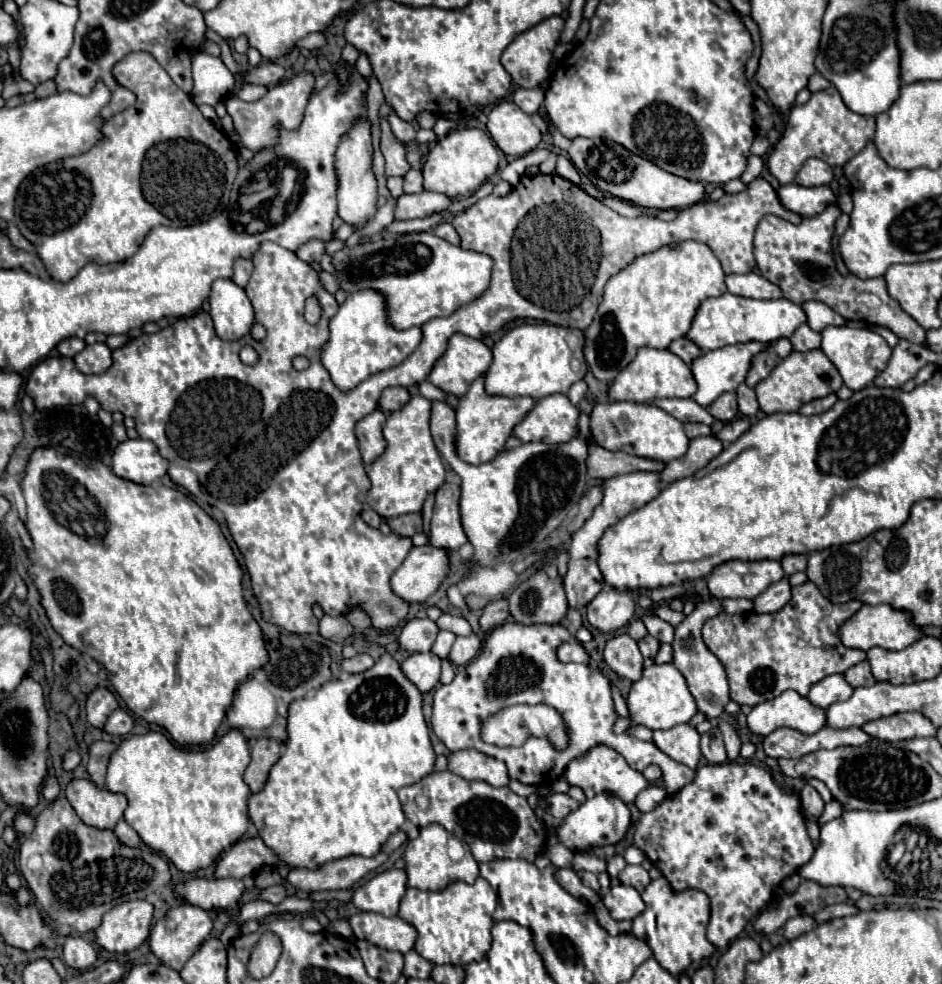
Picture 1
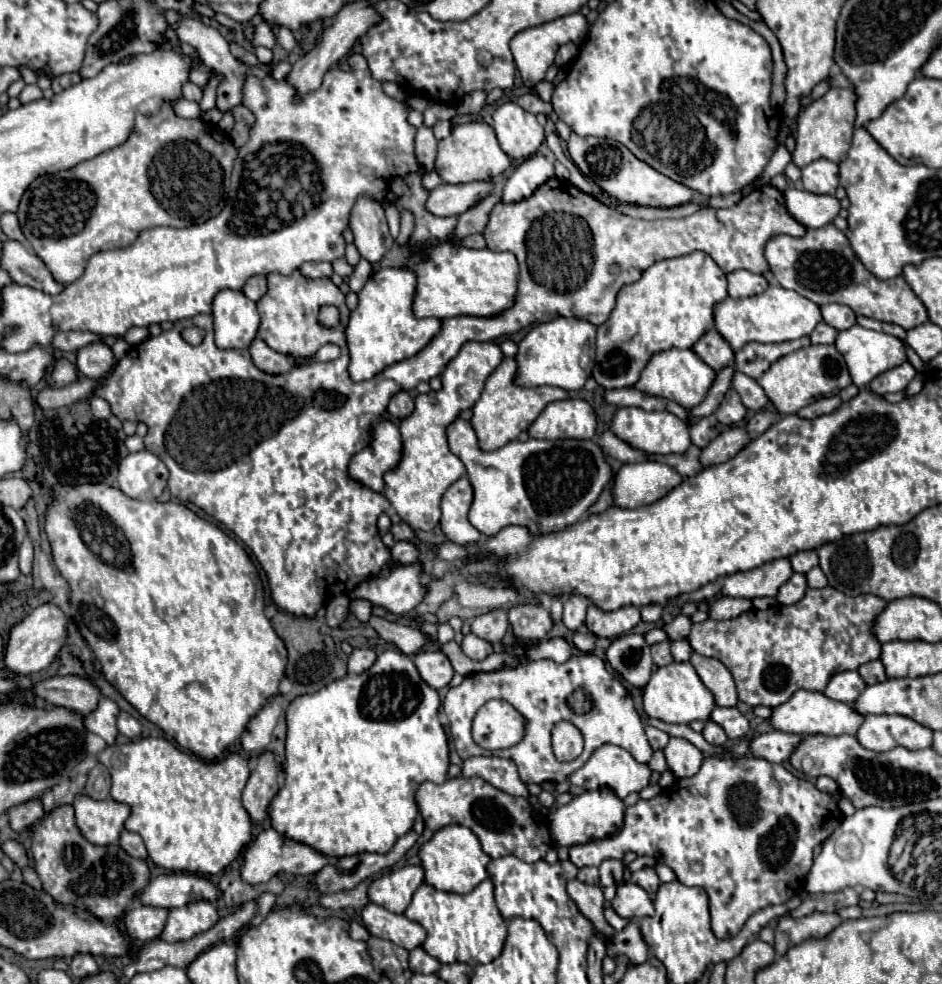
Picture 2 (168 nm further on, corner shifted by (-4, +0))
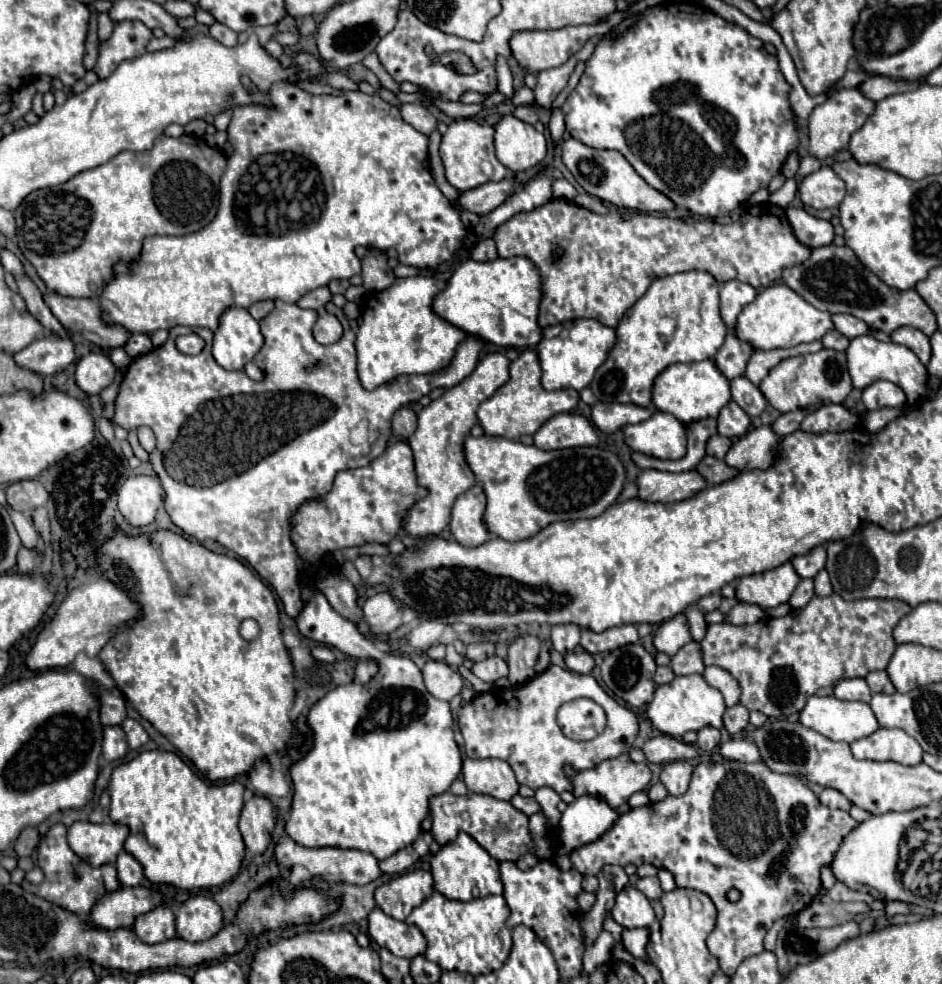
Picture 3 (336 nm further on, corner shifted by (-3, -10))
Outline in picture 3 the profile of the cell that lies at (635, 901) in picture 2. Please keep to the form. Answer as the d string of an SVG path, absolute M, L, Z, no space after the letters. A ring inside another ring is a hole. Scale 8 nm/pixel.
M626 886L618 894L616 906L612 910L612 918L624 928L642 928L642 926L650 926L656 920L652 904L634 886Z

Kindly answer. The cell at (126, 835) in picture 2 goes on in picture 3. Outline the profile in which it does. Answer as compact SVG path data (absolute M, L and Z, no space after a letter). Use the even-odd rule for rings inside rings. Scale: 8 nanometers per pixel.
M124 850L118 854L116 870L118 870L118 880L122 886L140 886L140 882L144 880L144 872L142 872L140 862Z

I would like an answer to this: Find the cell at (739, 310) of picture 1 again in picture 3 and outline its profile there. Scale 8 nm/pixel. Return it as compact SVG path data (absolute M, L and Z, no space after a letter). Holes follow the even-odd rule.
M772 284L764 288L756 296L756 300L740 312L734 334L740 340L752 342L756 350L772 350L772 348L796 346L802 342L820 340L832 328L834 324L830 312L814 308L810 302L806 302L796 290L788 288L786 284Z

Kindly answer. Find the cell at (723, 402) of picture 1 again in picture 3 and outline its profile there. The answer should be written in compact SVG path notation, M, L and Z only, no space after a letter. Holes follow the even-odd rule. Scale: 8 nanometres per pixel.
M734 400L720 410L718 434L726 438L740 438L742 434L746 434L748 426L750 426L750 416Z

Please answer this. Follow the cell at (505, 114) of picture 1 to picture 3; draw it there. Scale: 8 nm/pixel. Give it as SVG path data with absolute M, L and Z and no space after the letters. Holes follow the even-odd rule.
M504 116L496 124L494 146L498 160L512 172L528 170L546 158L544 134L514 116Z

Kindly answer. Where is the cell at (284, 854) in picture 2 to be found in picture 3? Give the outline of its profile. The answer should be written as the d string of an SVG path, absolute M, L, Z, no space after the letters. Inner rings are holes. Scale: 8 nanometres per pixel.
M282 836L276 846L276 858L280 866L292 868L296 864L308 868L308 872L316 878L322 878L330 884L346 882L346 884L368 884L382 876L382 870L378 866L378 858L364 850L344 850L344 848L306 848L296 844L290 836Z

